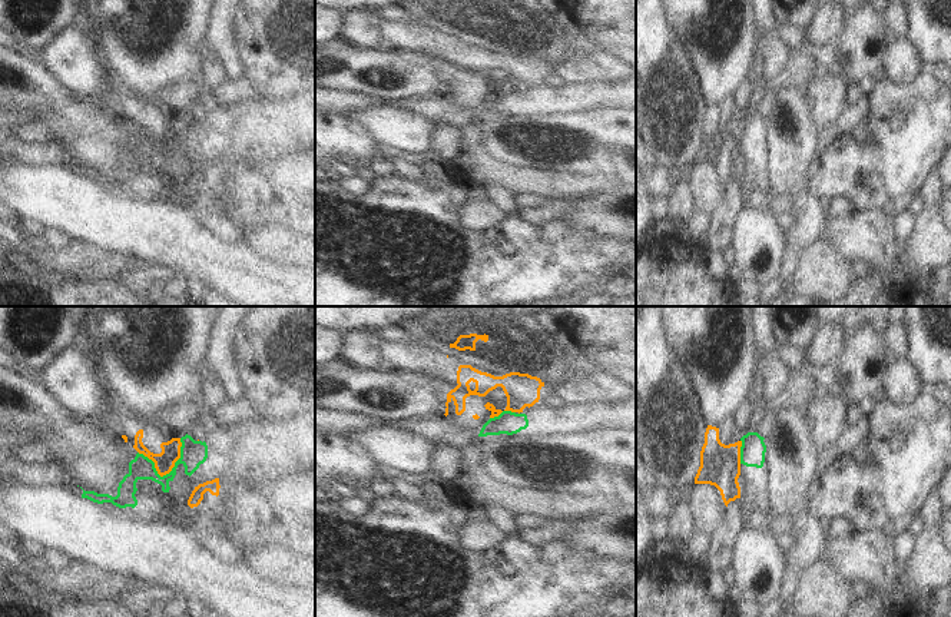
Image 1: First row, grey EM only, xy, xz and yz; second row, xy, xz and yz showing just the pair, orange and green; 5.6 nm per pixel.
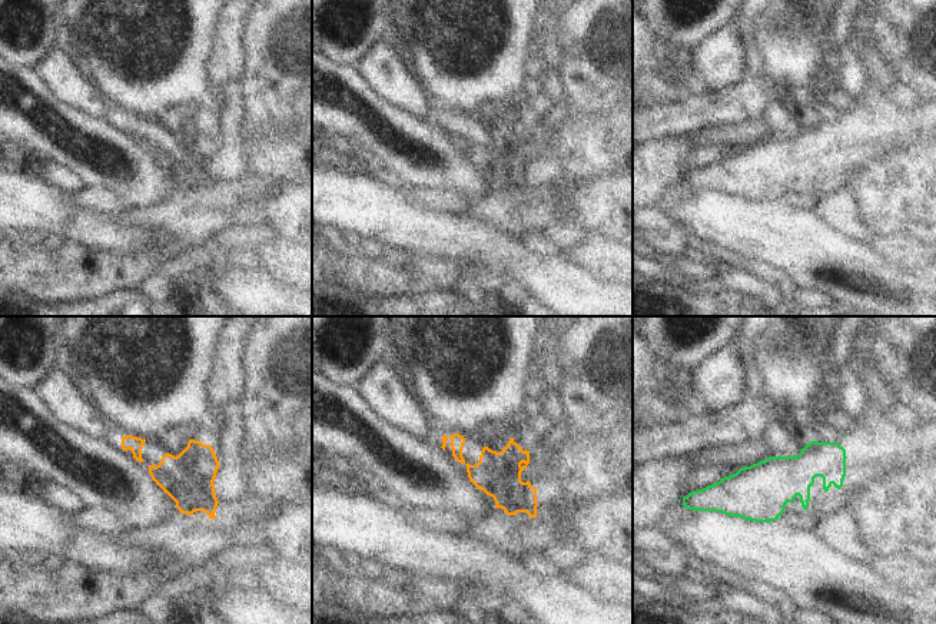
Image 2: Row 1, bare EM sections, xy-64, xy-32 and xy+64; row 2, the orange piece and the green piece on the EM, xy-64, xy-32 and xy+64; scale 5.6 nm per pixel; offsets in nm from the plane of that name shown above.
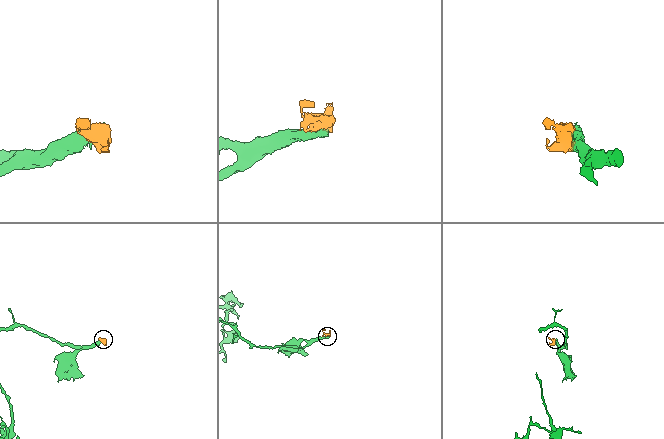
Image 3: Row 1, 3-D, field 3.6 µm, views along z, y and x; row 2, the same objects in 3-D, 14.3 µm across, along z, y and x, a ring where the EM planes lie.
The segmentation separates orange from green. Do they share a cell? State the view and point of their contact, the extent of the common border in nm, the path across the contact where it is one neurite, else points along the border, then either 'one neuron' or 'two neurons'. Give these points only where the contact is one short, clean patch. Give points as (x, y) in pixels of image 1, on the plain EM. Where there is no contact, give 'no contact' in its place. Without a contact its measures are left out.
meets orange in xy at (165, 153); contact 260 nm long; border along xy (182, 122), (175, 145), (162, 155), (155, 143), (138, 130); two neurons

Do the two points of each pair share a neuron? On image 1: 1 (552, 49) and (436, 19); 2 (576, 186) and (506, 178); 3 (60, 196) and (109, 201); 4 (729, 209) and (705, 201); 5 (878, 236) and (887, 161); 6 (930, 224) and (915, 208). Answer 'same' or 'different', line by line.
1: same
2: same
3: same
4: different
5: different
6: different

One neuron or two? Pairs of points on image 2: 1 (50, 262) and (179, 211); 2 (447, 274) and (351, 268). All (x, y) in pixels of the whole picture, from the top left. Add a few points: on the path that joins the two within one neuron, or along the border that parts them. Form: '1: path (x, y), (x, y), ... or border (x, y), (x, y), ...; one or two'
1: path (86, 274), (135, 268), (158, 246); one
2: path (422, 274), (375, 274); one

